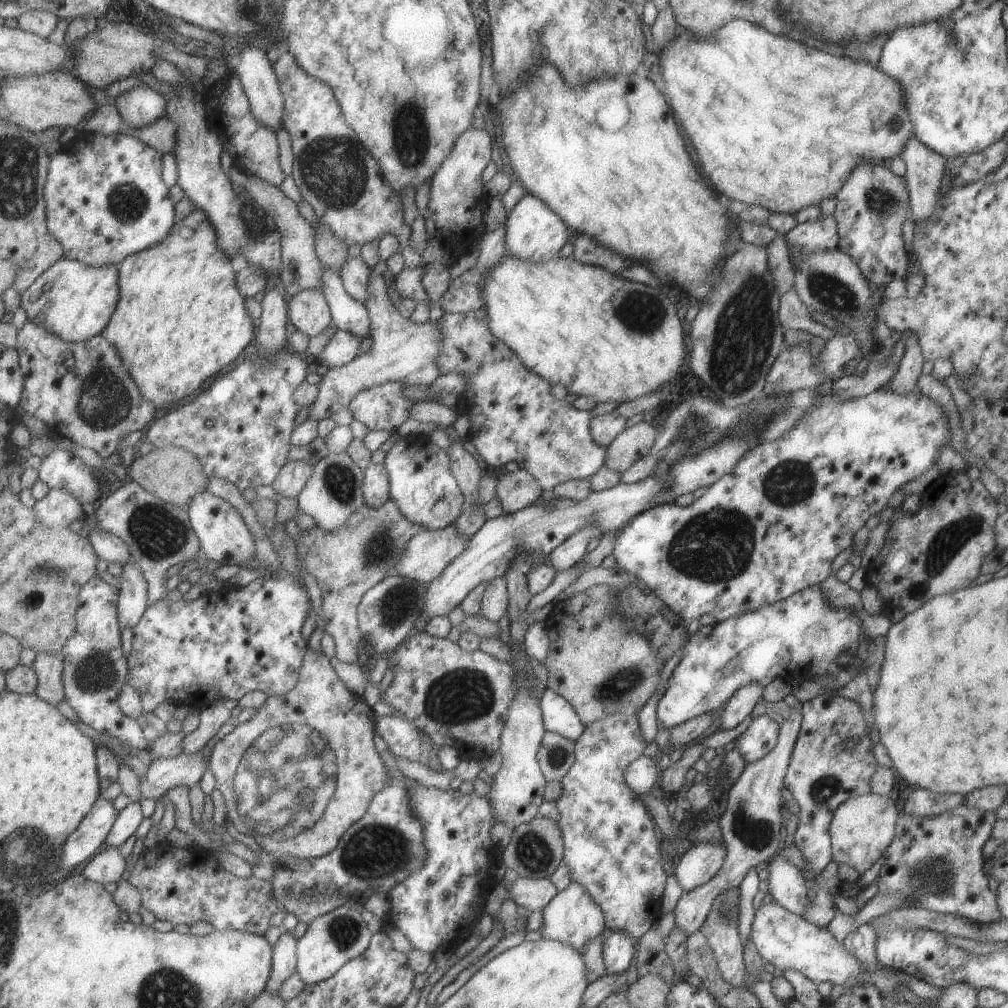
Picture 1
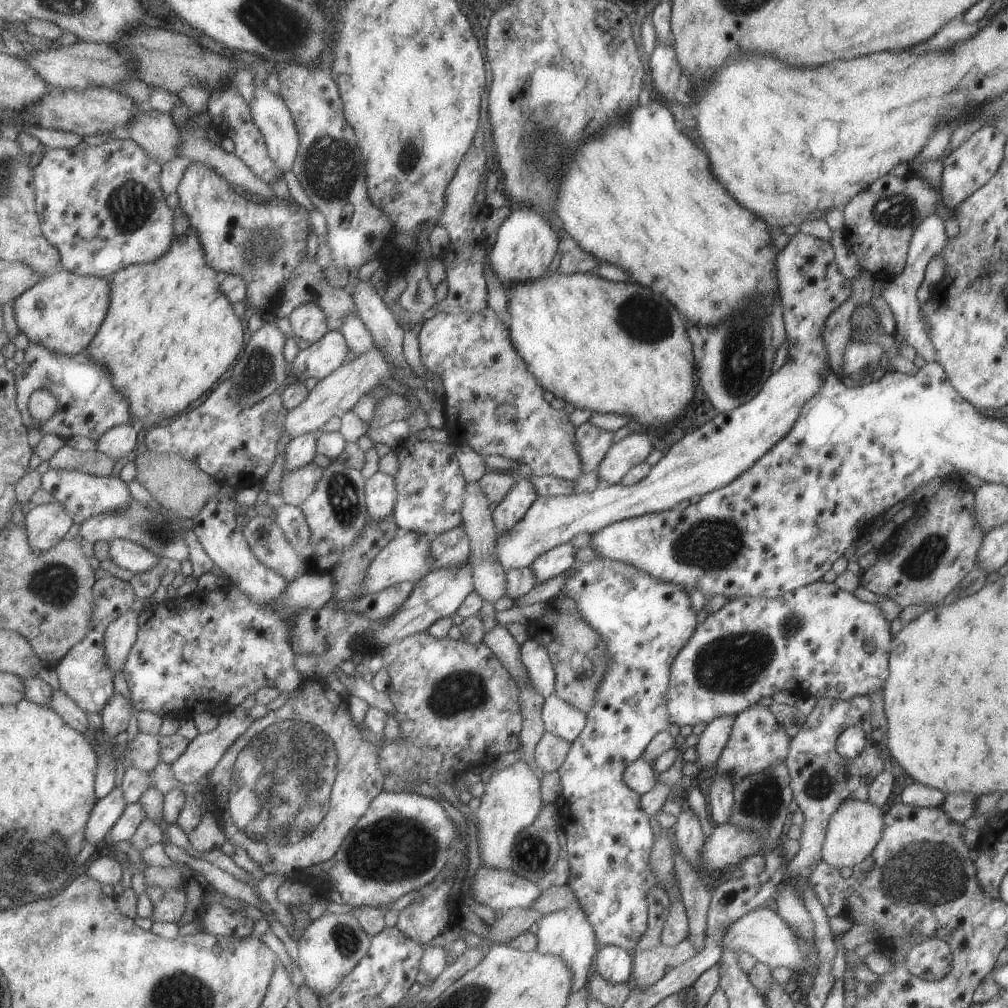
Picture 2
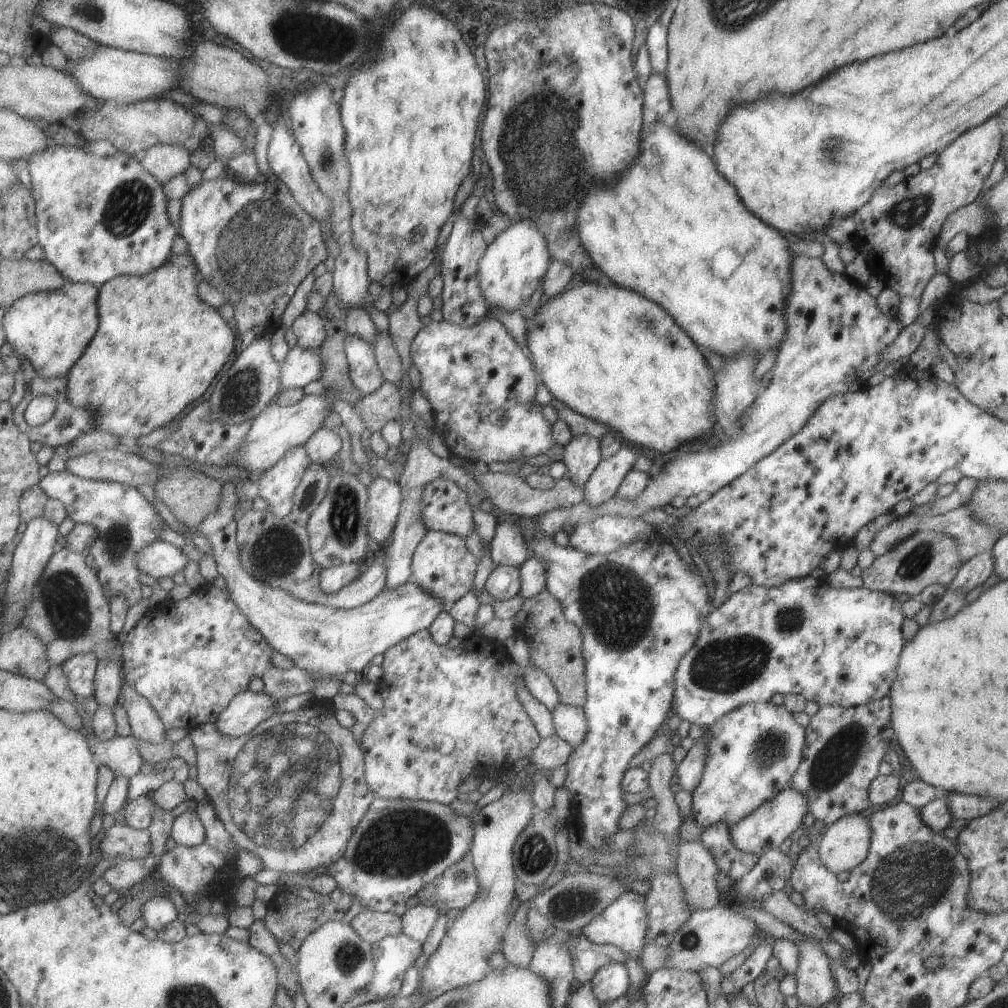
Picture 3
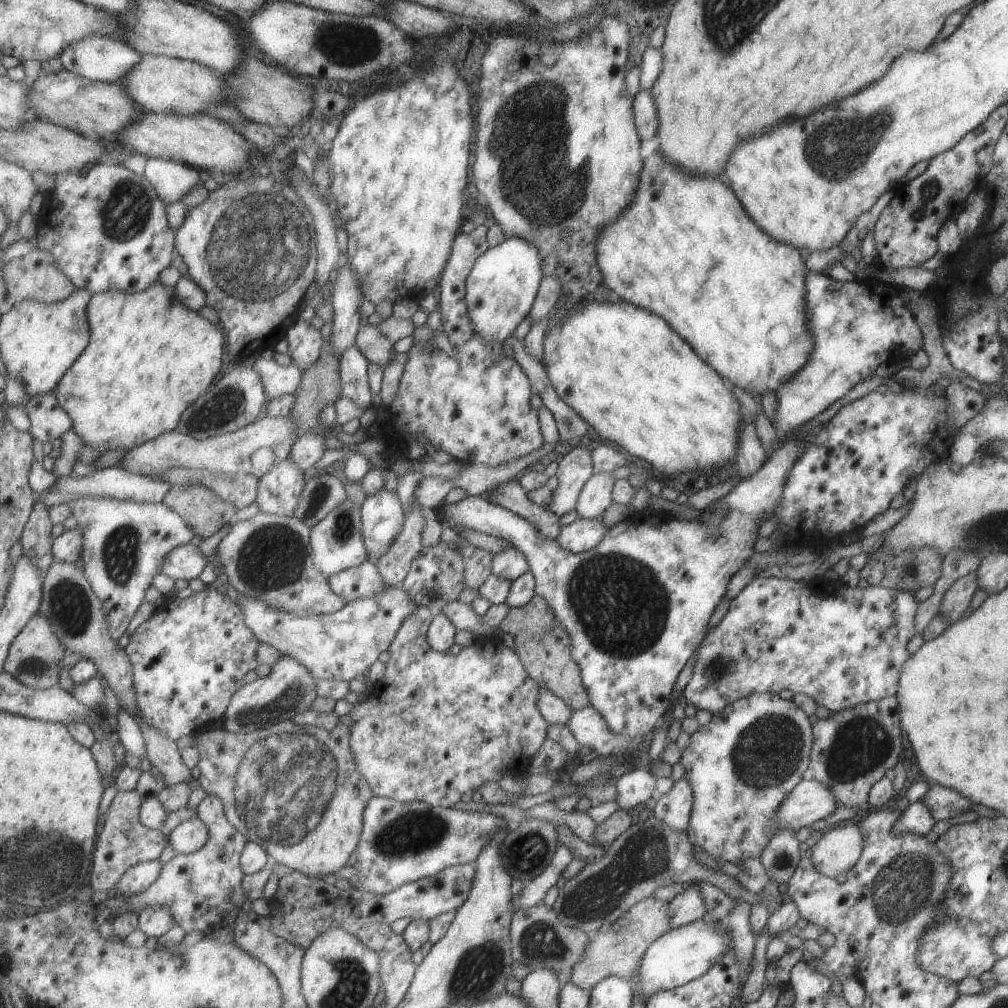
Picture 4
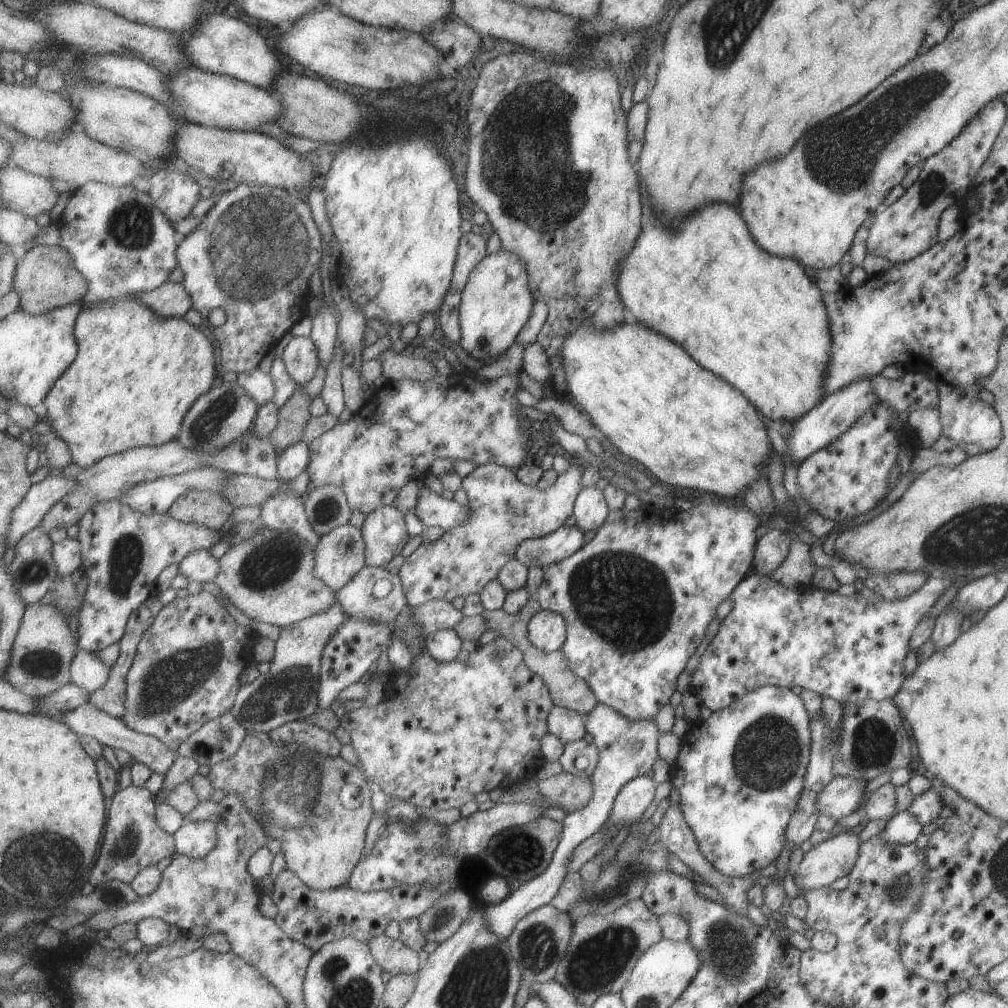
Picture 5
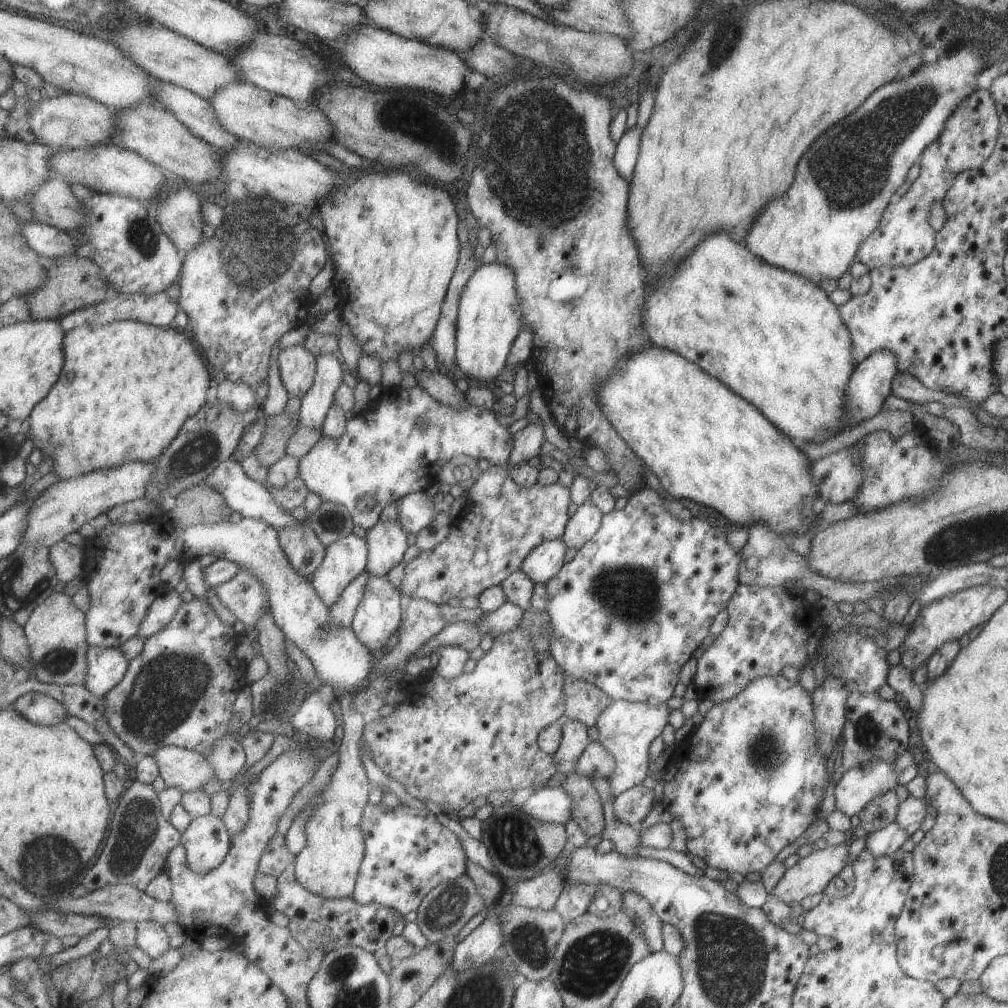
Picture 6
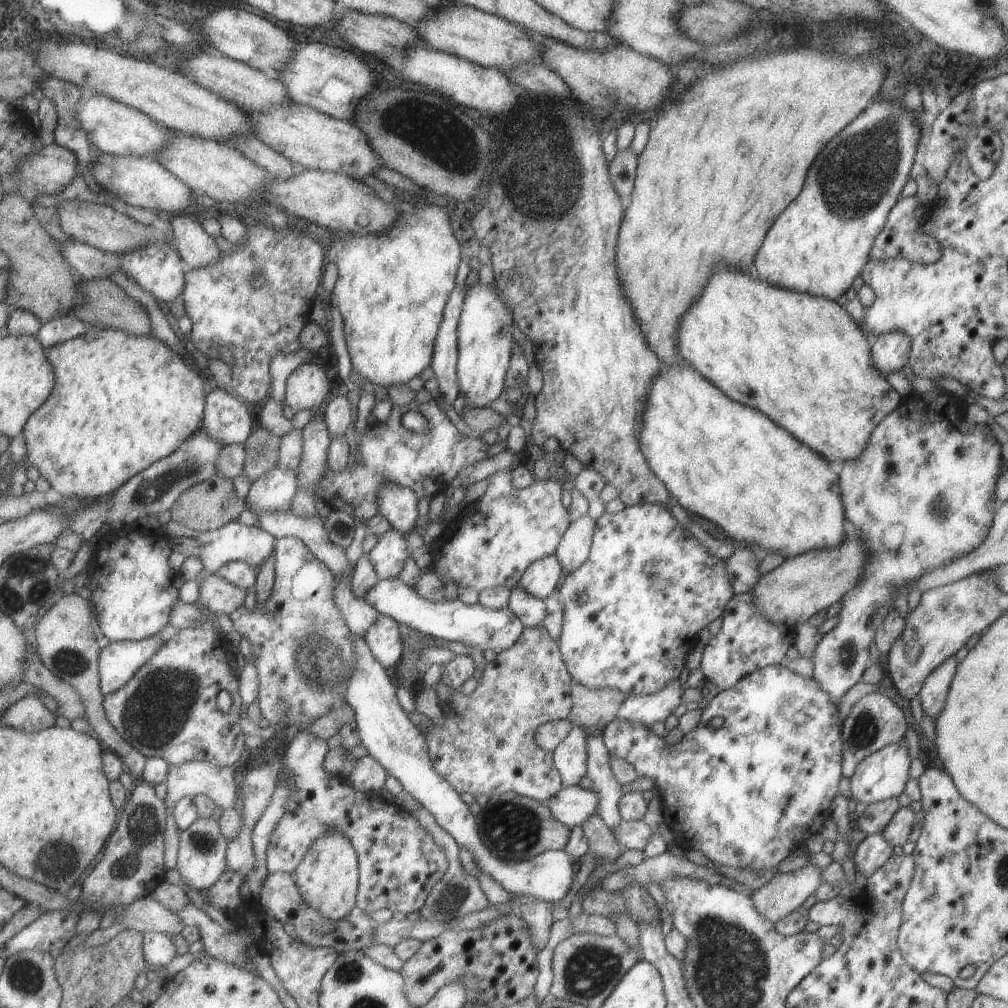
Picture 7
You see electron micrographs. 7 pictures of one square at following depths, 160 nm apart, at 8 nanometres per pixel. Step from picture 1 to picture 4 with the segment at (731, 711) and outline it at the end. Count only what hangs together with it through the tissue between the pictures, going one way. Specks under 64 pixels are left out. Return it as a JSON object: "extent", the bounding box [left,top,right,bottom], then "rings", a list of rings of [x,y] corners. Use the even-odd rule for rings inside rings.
{"extent":[653,778,692,834],"rings":[[[683,778],[675,781],[665,795],[655,796],[653,815],[670,829],[686,834],[686,826],[692,807],[692,792]]]}

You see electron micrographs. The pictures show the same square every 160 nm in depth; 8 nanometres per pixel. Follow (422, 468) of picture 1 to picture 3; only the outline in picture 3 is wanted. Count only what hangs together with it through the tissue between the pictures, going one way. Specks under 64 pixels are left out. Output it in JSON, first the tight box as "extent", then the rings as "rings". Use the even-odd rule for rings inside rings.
{"extent":[422,479,475,538],"rings":[[[437,479],[426,486],[422,513],[429,531],[445,531],[463,538],[475,530],[474,508],[465,492],[451,479]]]}

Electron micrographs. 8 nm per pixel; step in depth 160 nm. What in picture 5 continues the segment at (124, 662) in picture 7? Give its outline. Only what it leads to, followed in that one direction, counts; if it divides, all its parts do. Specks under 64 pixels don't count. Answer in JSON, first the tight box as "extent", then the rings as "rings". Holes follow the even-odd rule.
{"extent":[72,648,110,693],"rings":[[[79,648],[72,662],[72,682],[91,693],[98,691],[110,679],[109,666],[97,653]]]}

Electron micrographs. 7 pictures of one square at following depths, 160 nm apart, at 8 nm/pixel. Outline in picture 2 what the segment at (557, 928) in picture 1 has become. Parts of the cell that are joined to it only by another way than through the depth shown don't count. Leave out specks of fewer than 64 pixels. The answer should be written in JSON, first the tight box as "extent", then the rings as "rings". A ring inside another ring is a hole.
{"extent":[538,903,598,992],"rings":[[[569,903],[569,906],[563,910],[547,913],[538,925],[538,951],[545,955],[561,958],[571,969],[573,976],[571,992],[578,991],[588,982],[587,974],[591,968],[591,960],[593,960],[593,954],[598,950],[590,922],[579,908],[579,904]]]}

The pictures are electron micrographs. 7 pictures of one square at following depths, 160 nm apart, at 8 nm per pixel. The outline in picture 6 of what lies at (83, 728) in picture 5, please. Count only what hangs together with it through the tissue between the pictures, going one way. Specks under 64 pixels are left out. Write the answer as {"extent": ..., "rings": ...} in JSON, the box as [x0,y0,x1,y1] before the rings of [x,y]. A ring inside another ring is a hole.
{"extent":[153,746,218,794],"rings":[[[164,746],[153,755],[159,761],[160,773],[165,779],[166,785],[180,788],[184,794],[191,791],[200,791],[211,780],[218,779],[213,763],[208,761],[203,753],[181,747]]]}

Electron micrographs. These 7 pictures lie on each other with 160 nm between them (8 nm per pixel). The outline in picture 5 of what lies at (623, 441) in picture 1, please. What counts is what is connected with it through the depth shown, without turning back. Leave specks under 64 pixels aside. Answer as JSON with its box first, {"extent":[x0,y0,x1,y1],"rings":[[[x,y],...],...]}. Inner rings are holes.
{"extent":[573,486,608,533],"rings":[[[594,486],[583,487],[576,498],[576,507],[573,508],[575,526],[584,533],[599,528],[608,516],[608,505],[602,490]]]}

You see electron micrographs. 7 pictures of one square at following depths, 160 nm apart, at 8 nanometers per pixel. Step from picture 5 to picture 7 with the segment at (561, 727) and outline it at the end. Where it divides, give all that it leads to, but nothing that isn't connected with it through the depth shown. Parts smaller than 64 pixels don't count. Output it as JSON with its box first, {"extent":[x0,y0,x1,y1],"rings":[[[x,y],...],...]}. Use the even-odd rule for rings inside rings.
{"extent":[552,727,587,786],"rings":[[[572,727],[569,734],[552,751],[553,764],[563,778],[564,786],[576,786],[586,772],[587,735],[581,727]]]}

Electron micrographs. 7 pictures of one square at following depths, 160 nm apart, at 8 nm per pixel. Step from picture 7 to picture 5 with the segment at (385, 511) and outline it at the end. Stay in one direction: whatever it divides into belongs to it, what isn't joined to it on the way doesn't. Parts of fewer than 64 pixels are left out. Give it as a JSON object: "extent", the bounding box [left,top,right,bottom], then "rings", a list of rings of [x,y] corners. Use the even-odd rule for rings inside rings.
{"extent":[414,485,472,531],"rings":[[[426,485],[421,489],[414,513],[423,526],[441,526],[447,531],[472,519],[471,506],[466,508],[453,499],[445,499]]]}

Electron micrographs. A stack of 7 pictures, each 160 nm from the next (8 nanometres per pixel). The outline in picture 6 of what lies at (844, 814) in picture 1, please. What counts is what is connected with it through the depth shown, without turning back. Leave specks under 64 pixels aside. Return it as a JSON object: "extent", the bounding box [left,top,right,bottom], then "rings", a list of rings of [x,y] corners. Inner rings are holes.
{"extent":[767,844,849,905],"rings":[[[847,844],[829,846],[826,845],[823,849],[811,851],[805,857],[801,857],[795,865],[787,869],[781,878],[776,882],[776,885],[769,890],[767,897],[775,898],[791,905],[800,902],[802,898],[809,895],[821,893],[827,886],[827,883],[835,874],[837,874],[845,864],[849,863],[847,860]]]}

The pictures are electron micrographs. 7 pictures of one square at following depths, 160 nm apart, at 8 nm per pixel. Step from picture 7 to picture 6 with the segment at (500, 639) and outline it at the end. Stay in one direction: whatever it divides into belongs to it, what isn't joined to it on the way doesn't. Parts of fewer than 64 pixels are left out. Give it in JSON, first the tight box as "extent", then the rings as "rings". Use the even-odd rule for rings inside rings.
{"extent":[475,600,525,640],"rings":[[[508,600],[496,611],[486,612],[484,619],[479,619],[475,624],[483,635],[491,636],[495,640],[505,633],[518,629],[525,613],[519,605]]]}

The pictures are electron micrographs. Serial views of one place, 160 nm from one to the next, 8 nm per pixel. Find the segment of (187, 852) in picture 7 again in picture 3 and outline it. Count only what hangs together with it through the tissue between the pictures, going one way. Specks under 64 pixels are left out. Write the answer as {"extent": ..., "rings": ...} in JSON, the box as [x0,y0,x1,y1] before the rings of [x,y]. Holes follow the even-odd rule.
{"extent":[171,807,207,847],"rings":[[[194,807],[175,818],[173,825],[171,835],[179,845],[196,847],[207,840],[205,825]]]}

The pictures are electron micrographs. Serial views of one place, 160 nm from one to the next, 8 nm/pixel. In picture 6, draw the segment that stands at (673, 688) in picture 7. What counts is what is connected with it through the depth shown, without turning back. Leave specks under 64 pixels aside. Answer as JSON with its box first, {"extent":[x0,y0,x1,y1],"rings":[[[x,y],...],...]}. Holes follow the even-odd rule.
{"extent":[594,699,670,795],"rings":[[[615,699],[603,712],[594,724],[598,730],[598,740],[606,751],[614,758],[613,772],[606,778],[610,786],[610,795],[616,794],[635,785],[641,785],[648,776],[648,764],[651,762],[648,755],[648,746],[660,734],[667,724],[670,708],[663,702],[651,706],[647,703],[629,702]]]}

